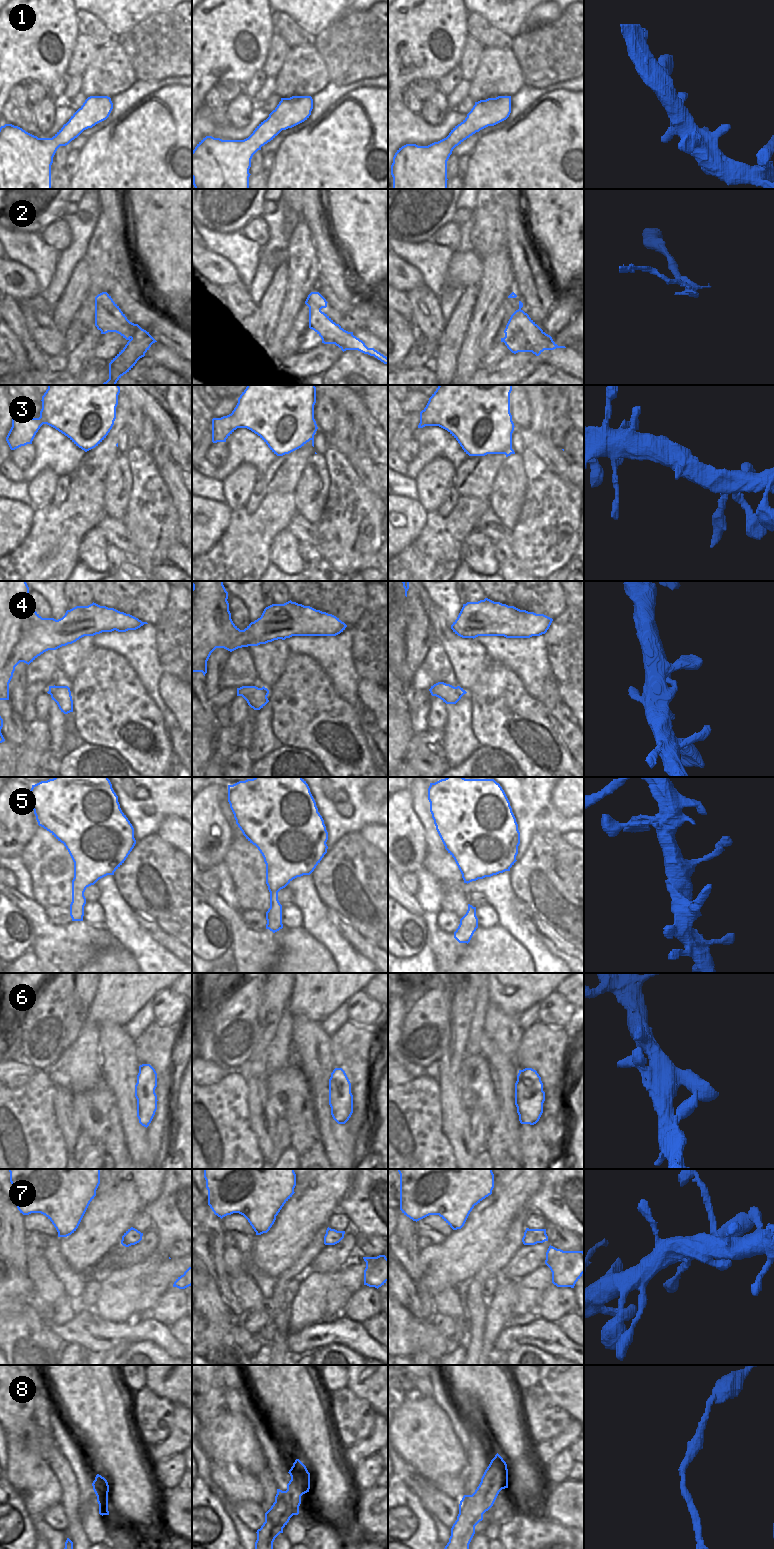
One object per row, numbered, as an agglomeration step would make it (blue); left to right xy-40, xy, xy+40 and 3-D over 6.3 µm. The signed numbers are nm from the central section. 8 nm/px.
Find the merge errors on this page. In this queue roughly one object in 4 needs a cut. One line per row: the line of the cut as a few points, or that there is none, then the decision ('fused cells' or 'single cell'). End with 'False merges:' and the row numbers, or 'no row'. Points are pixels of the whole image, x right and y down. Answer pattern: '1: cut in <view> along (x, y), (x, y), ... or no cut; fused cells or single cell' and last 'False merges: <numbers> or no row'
1: no cut; single cell
2: cut in xy-40 along (140, 327), (131, 338); fused cells
3: no cut; single cell
4: no cut; single cell
5: no cut; single cell
6: no cut; single cell
7: no cut; single cell
8: no cut; single cell
False merges: 2

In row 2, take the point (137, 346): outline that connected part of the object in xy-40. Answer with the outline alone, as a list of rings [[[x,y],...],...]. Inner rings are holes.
[[[142,328],[137,330],[125,347],[109,363],[109,379],[101,385],[116,385],[117,381],[145,356],[152,344],[153,338],[149,332]]]

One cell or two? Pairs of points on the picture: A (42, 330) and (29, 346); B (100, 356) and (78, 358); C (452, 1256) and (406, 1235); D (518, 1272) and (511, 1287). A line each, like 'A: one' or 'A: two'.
A: two
B: two
C: two
D: two

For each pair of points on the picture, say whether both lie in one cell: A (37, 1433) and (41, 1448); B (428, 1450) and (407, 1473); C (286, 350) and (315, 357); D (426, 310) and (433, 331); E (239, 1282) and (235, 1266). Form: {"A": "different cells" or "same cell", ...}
{"A": "same cell", "B": "different cells", "C": "different cells", "D": "same cell", "E": "different cells"}

